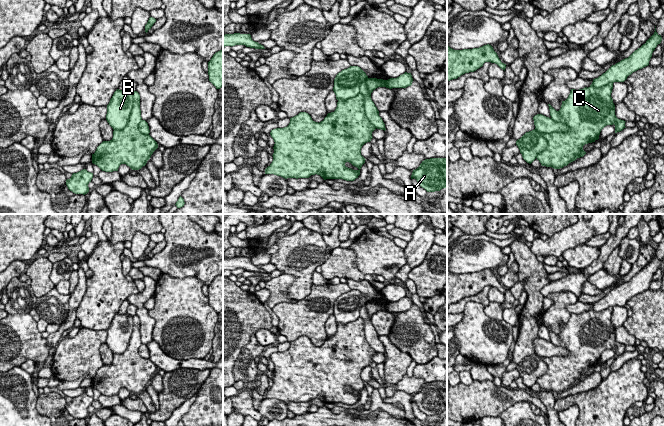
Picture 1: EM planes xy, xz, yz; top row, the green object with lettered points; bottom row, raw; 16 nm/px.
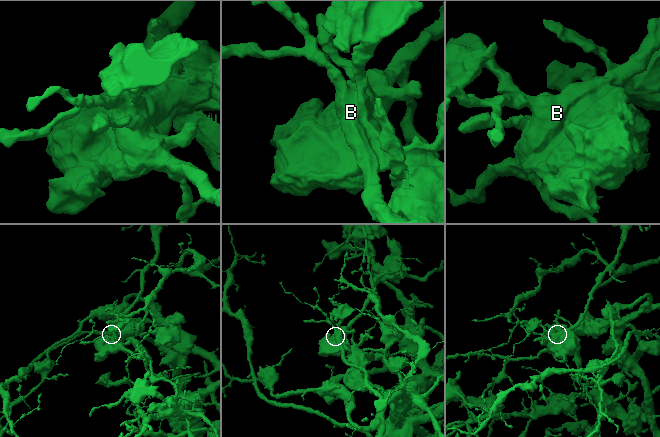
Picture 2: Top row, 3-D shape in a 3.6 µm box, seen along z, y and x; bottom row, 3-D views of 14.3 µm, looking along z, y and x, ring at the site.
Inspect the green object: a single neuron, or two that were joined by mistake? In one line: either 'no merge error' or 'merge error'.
merge error

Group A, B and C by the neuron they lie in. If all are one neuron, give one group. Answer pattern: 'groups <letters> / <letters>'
groups A B / C

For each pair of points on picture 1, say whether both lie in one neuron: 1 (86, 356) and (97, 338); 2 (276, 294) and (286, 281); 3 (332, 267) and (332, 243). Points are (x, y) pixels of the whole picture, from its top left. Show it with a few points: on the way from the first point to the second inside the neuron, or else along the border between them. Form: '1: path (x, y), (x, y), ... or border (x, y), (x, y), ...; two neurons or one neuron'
1: path (86, 352), (86, 349), (93, 342); one neuron
2: path (277, 291), (283, 284); one neuron
3: border (339, 246), (333, 250); two neurons

